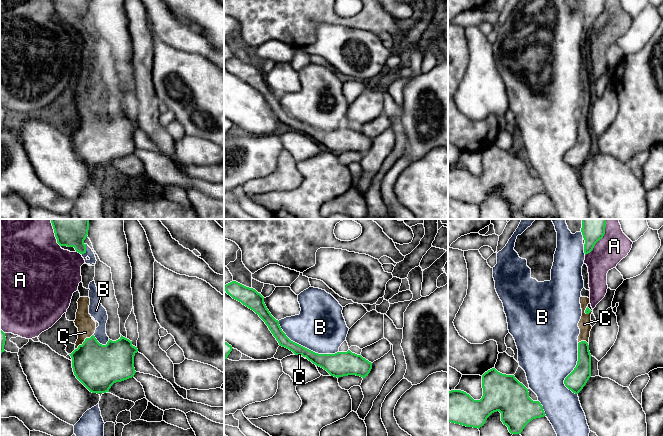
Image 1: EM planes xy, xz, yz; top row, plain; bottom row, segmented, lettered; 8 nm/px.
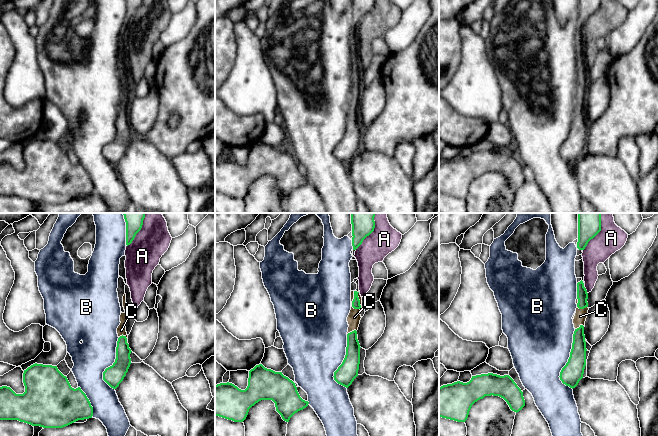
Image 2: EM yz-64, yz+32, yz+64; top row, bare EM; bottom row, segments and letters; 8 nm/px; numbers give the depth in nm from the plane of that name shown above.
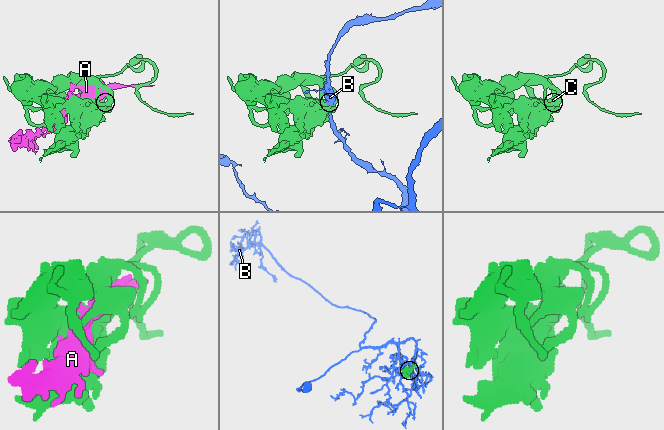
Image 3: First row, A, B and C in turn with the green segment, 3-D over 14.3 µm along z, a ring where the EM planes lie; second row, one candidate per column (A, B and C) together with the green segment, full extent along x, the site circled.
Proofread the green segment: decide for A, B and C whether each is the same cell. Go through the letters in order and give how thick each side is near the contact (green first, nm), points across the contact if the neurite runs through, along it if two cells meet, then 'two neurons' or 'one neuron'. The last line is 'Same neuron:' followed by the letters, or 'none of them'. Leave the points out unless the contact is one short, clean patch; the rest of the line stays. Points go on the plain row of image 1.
A: 160/240 nm | two neurons
B: 190/400 nm | two neurons
C: 360/150 nm | one neuron
Same neuron: C

